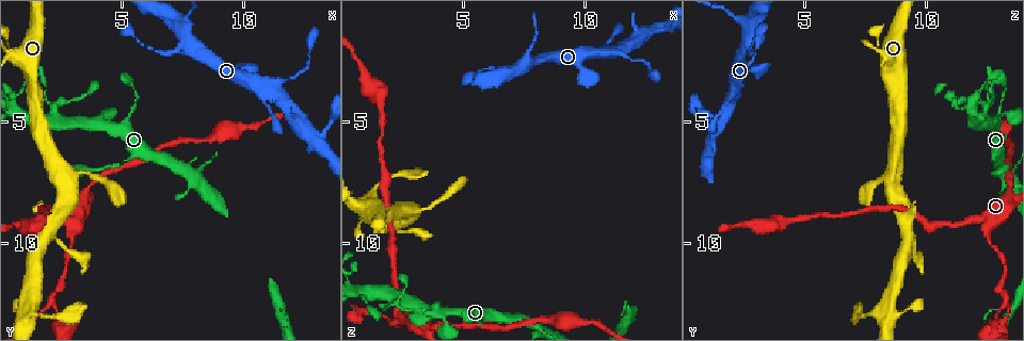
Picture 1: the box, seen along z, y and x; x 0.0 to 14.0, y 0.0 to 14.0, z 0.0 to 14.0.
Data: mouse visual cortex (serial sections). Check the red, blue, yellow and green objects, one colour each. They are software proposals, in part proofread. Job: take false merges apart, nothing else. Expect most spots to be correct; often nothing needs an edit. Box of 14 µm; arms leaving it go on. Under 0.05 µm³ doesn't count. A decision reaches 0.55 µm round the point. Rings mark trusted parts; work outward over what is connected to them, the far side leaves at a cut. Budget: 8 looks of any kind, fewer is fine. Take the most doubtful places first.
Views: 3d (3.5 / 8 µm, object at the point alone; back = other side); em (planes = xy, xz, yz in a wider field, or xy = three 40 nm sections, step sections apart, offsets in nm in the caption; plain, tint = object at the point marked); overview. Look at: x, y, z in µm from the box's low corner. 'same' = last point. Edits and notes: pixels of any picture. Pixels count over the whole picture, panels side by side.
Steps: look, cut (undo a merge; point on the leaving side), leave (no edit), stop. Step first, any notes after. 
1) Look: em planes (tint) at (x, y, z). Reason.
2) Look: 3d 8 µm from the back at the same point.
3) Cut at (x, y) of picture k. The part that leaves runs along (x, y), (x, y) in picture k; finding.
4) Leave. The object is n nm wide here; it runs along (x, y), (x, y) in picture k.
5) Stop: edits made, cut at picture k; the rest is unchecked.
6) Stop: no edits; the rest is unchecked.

Look: 3d 3.5 µm at (2.0, 12.4, 13.2). A fork.

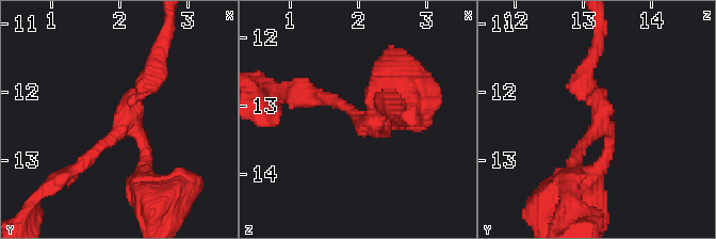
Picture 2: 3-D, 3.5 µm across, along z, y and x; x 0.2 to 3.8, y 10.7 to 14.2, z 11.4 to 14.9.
Look: em xy step 1 (tint) at (2.05, 12.45, 13.30). 3 arms meet here; the arms are 200, 200, 250 nm wide.

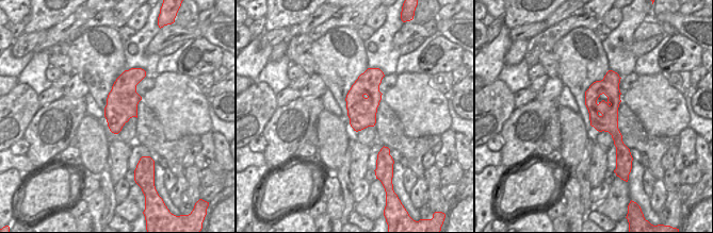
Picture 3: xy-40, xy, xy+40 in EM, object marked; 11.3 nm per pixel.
Look: em xy step 5 (tint) at the same point. Cut it another way.

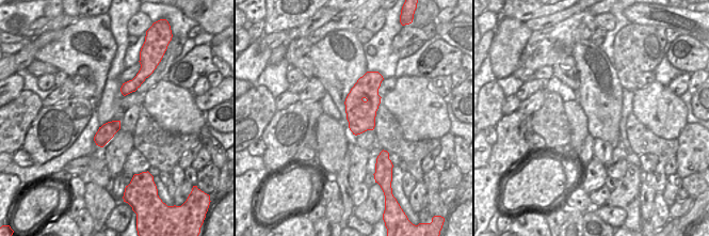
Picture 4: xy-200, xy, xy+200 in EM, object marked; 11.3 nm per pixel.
Leave. It runs along (155, 67), (125, 107), (145, 149), (145, 181) in picture 2; continuous, no second cell.

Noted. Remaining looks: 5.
Look: 3d 3.5 µm at (2.9, 4.1, 12.7). Narrows sharply.

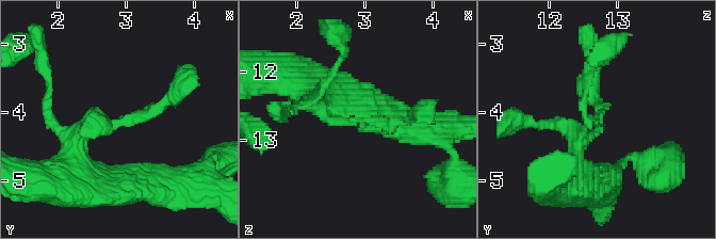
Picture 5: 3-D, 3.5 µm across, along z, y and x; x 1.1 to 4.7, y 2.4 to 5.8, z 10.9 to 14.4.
Look: em xy step 3 (tint) at (3.00, 4.15, 12.70).

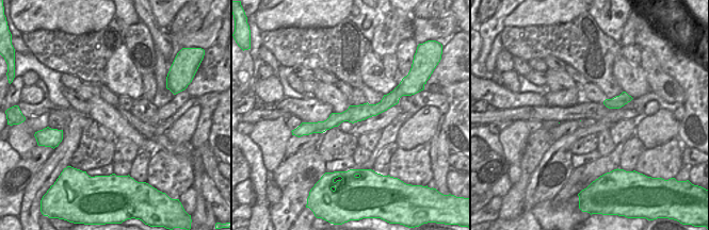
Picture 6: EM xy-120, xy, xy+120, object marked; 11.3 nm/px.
Leave. It runs along (393, 100), (321, 127), (306, 128) in picture 6; all the same cell.

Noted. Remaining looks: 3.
Look: 3d 3.5 µm from the back at (8.0, 7.2, 13.2). Side arm on a straight run.

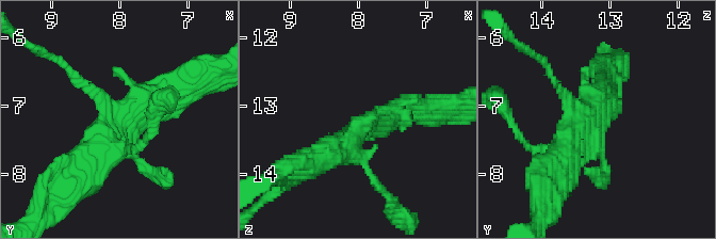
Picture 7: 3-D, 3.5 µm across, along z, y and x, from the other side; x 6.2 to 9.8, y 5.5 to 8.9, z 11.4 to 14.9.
Look: em xy step 2 (tint) at (7.90, 7.20, 13.30).

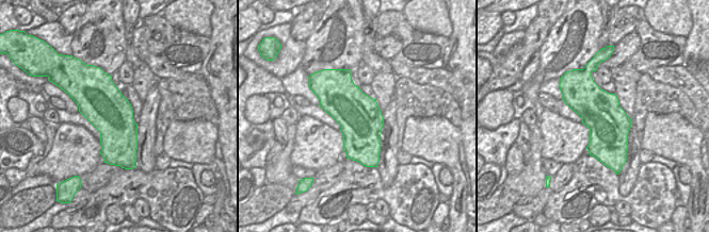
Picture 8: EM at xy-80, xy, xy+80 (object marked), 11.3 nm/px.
Leave. It runs along (184, 88), (139, 105), (83, 170) in picture 7; one cell here.

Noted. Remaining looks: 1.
Stop: no edits; the rest is unchecked.

